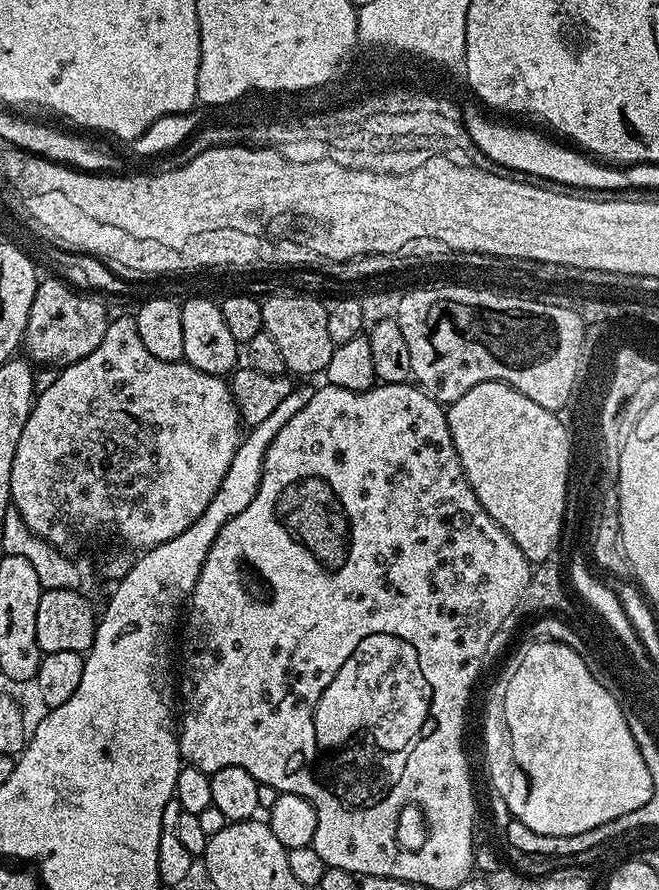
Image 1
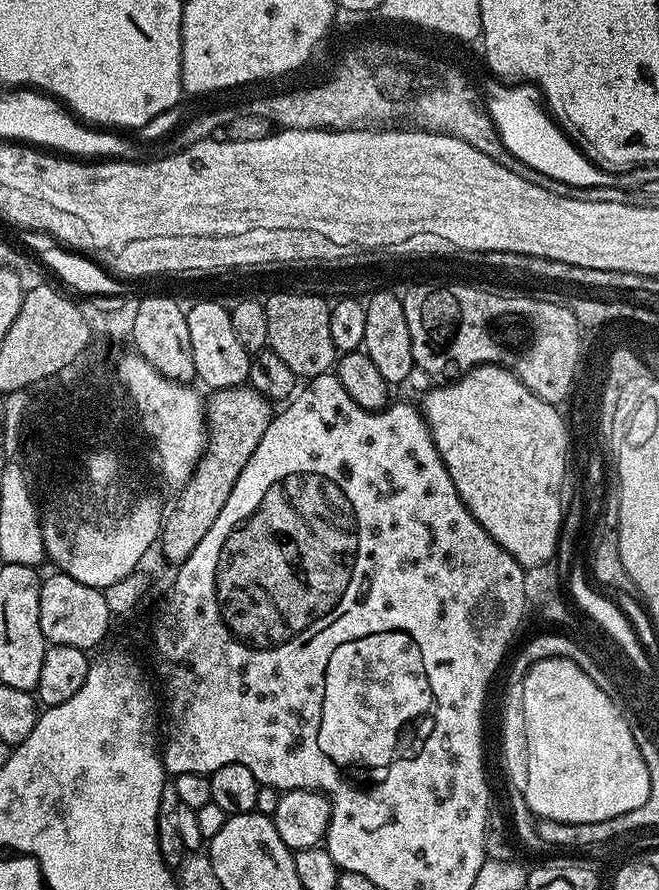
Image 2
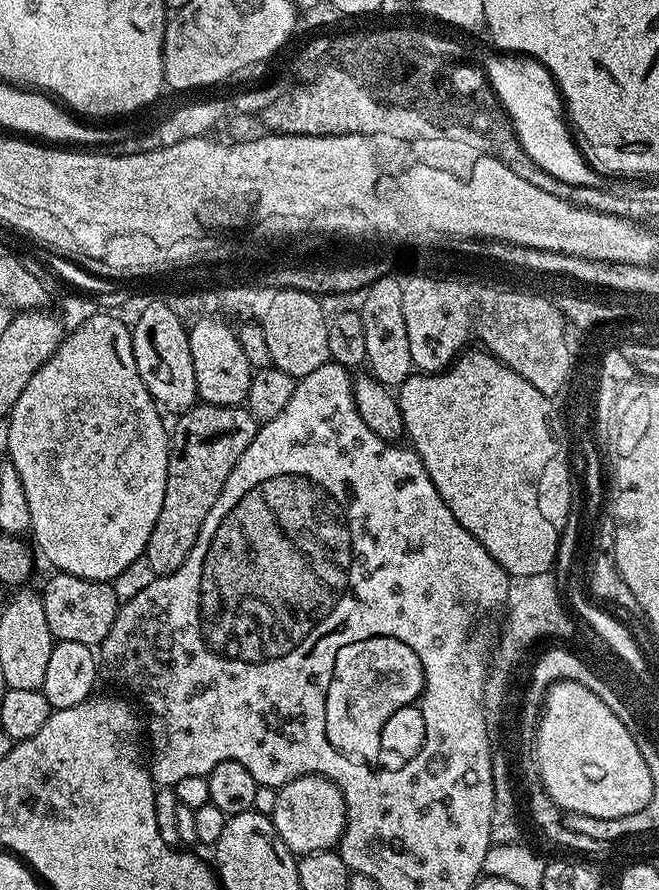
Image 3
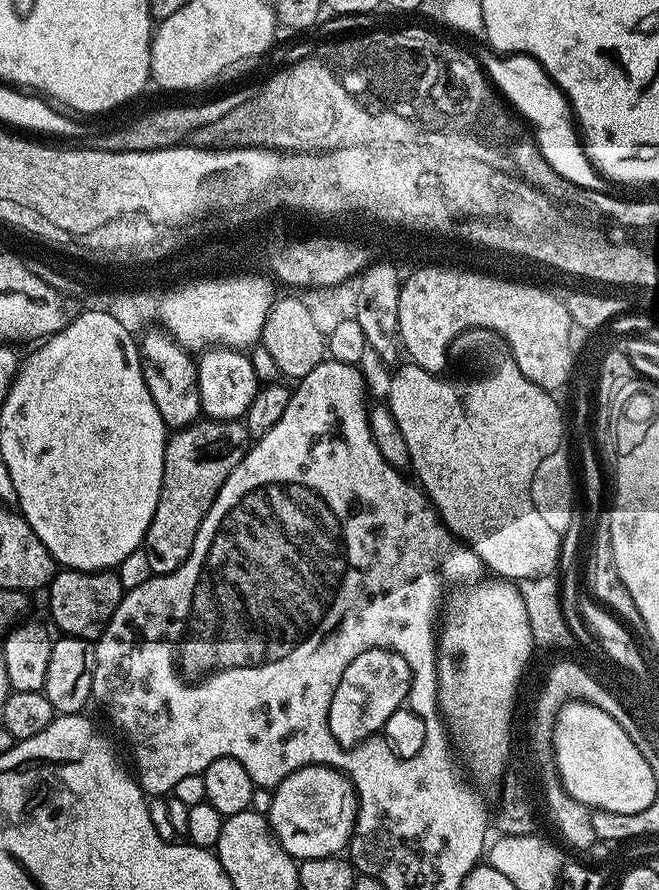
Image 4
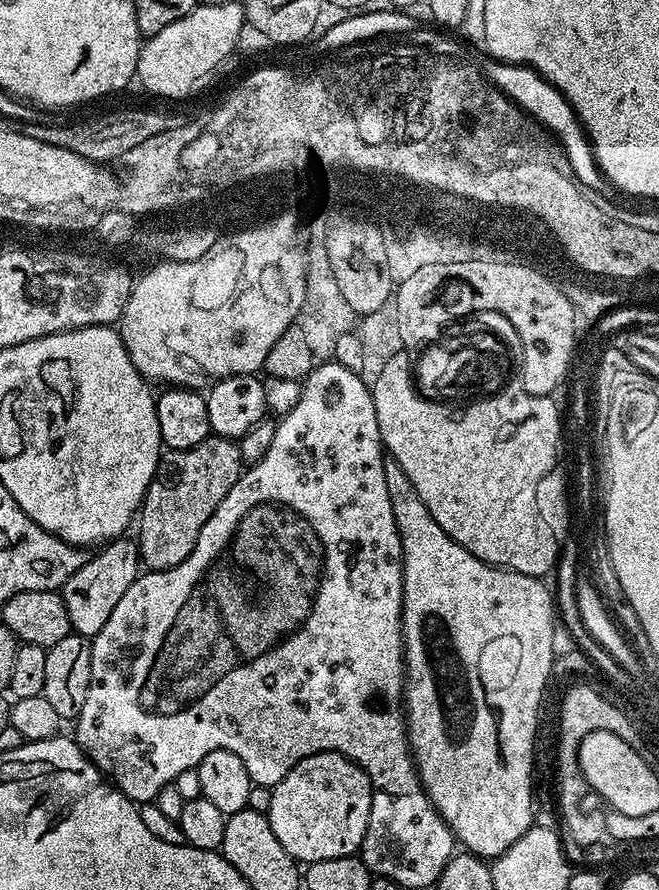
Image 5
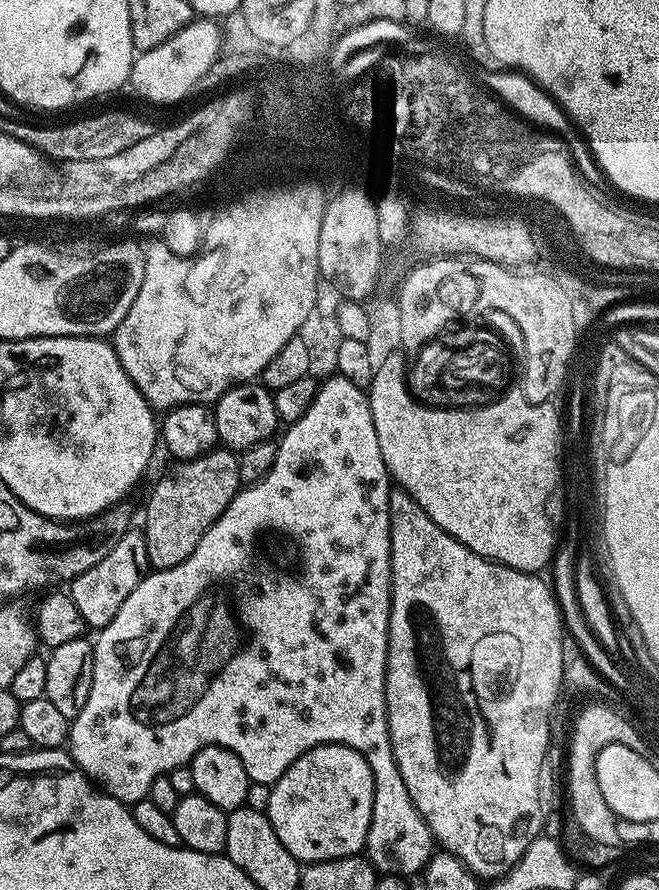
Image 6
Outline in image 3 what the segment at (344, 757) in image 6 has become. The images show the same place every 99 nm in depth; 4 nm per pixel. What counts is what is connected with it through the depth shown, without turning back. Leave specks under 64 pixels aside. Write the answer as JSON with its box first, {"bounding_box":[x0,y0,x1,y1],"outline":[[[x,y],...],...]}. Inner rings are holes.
{"bounding_box":[270,776,348,854],"outline":[[[299,776],[277,791],[276,805],[270,819],[276,827],[276,833],[282,838],[282,842],[286,842],[286,846],[293,854],[326,852],[339,845],[340,837],[344,834],[344,826],[348,823],[348,808],[344,805],[340,787],[332,780],[324,776]]]}

